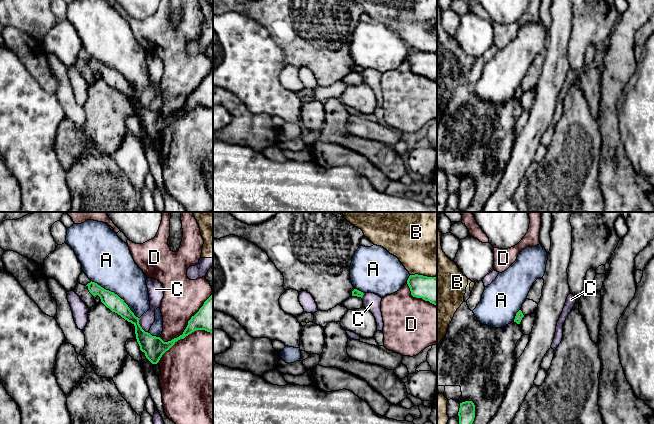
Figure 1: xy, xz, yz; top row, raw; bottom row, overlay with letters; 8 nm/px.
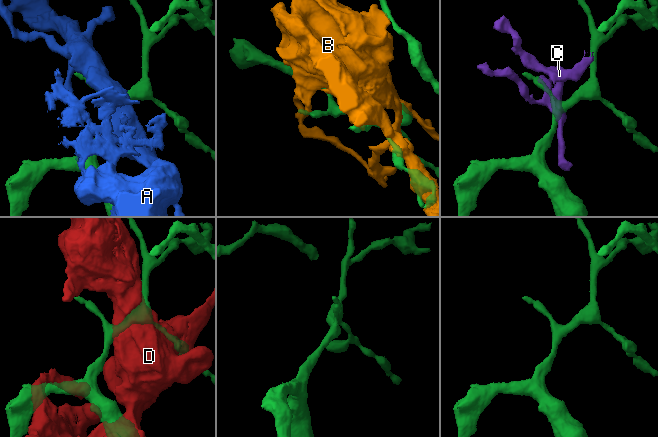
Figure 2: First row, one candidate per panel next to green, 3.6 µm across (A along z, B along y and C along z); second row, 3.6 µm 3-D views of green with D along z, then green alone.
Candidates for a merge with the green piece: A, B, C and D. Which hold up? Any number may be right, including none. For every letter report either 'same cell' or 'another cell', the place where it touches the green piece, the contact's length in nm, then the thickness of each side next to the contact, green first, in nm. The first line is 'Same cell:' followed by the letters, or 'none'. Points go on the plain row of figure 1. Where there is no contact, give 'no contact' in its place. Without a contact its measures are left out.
Same cell: none
A: another cell; contact xy (116, 70); length 500 nm; calibres 130 and 380 nm
B: another cell; contact xz (422, 51); length 220 nm; calibres 220 and 440 nm
C: another cell; contact xy (140, 102); length 150 nm; calibres 180 and 110 nm
D: another cell; contact xy (188, 100); length 550 nm; calibres 240 and 320 nm

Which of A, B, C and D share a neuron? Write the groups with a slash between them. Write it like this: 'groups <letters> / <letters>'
groups A / B C / D

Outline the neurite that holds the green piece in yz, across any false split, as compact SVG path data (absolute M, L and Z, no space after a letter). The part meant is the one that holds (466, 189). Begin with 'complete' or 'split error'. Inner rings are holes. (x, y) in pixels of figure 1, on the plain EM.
complete; M465 177L460 179L458 192L459 192L458 208L464 211L470 205L475 194L474 179L472 177Z

